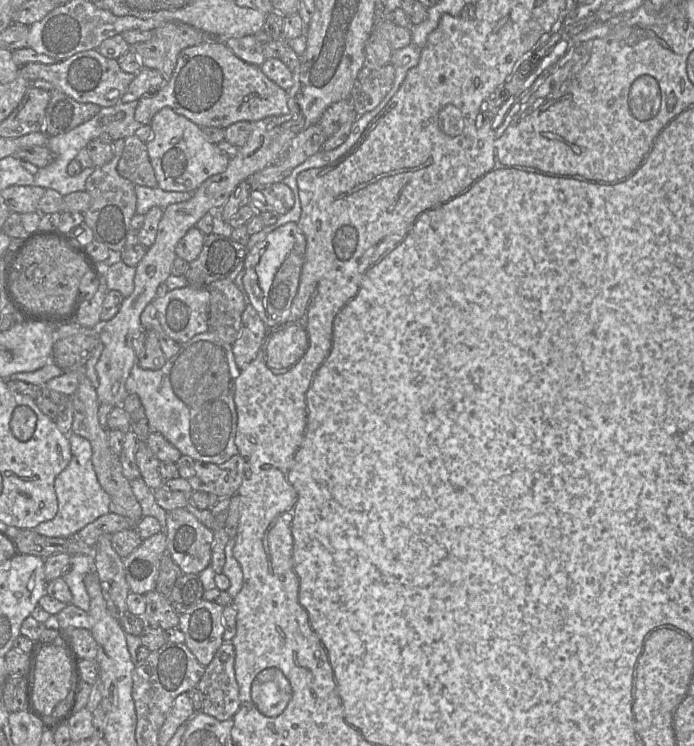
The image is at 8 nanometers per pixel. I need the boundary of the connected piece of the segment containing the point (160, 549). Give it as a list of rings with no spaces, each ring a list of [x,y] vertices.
[[[164,530],[145,539],[139,547],[123,559],[130,592],[145,595],[156,590],[160,562],[167,552]]]

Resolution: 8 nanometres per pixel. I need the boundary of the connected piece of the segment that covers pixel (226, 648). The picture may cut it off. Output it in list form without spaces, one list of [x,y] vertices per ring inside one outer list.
[[[224,641],[214,655],[213,660],[205,667],[205,673],[197,688],[202,693],[202,712],[219,721],[232,719],[240,707],[239,686],[235,678],[235,649],[232,641]]]

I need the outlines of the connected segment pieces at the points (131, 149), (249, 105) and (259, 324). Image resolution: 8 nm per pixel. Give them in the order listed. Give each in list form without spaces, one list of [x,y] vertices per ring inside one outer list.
[[[136,135],[124,140],[124,150],[117,166],[118,173],[135,185],[156,188],[158,184],[146,144]]]
[[[217,38],[183,49],[170,79],[156,93],[145,95],[138,100],[134,118],[142,125],[150,125],[154,115],[164,107],[169,107],[183,115],[201,128],[227,128],[240,122],[255,122],[270,116],[281,116],[289,112],[287,92],[270,80],[261,70],[261,66],[246,63],[237,57],[226,43]]]
[[[251,304],[246,305],[242,314],[241,333],[232,344],[235,362],[244,369],[257,356],[267,335],[267,326]]]

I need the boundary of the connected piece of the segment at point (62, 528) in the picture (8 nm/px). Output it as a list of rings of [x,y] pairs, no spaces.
[[[75,433],[68,435],[72,458],[68,466],[55,479],[58,511],[52,520],[37,525],[33,530],[48,537],[68,538],[100,516],[109,513],[110,496],[102,488],[92,462],[92,446],[89,440]]]

